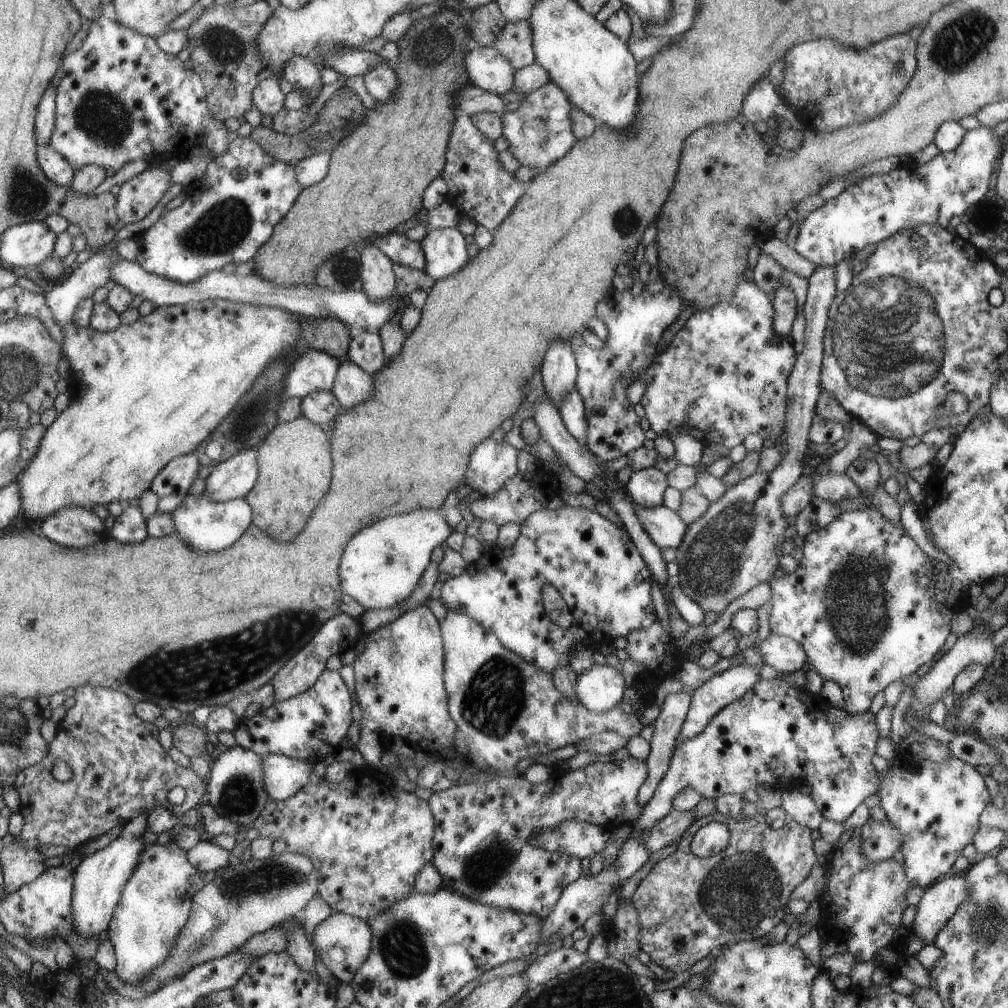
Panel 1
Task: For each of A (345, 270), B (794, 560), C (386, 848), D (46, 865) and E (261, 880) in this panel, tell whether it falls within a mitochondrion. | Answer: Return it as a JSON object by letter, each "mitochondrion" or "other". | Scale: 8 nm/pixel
{"A":"mitochondrion","B":"other","C":"other","D":"other","E":"mitochondrion"}

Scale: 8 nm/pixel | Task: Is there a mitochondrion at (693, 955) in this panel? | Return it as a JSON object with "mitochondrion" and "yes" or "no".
{"mitochondrion":"no"}

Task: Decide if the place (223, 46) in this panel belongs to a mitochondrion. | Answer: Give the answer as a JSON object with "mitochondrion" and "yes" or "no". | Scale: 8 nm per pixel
{"mitochondrion":"yes"}

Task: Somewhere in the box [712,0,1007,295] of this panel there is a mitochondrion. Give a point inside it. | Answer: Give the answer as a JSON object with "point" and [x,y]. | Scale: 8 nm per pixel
{"point":[967,36]}

